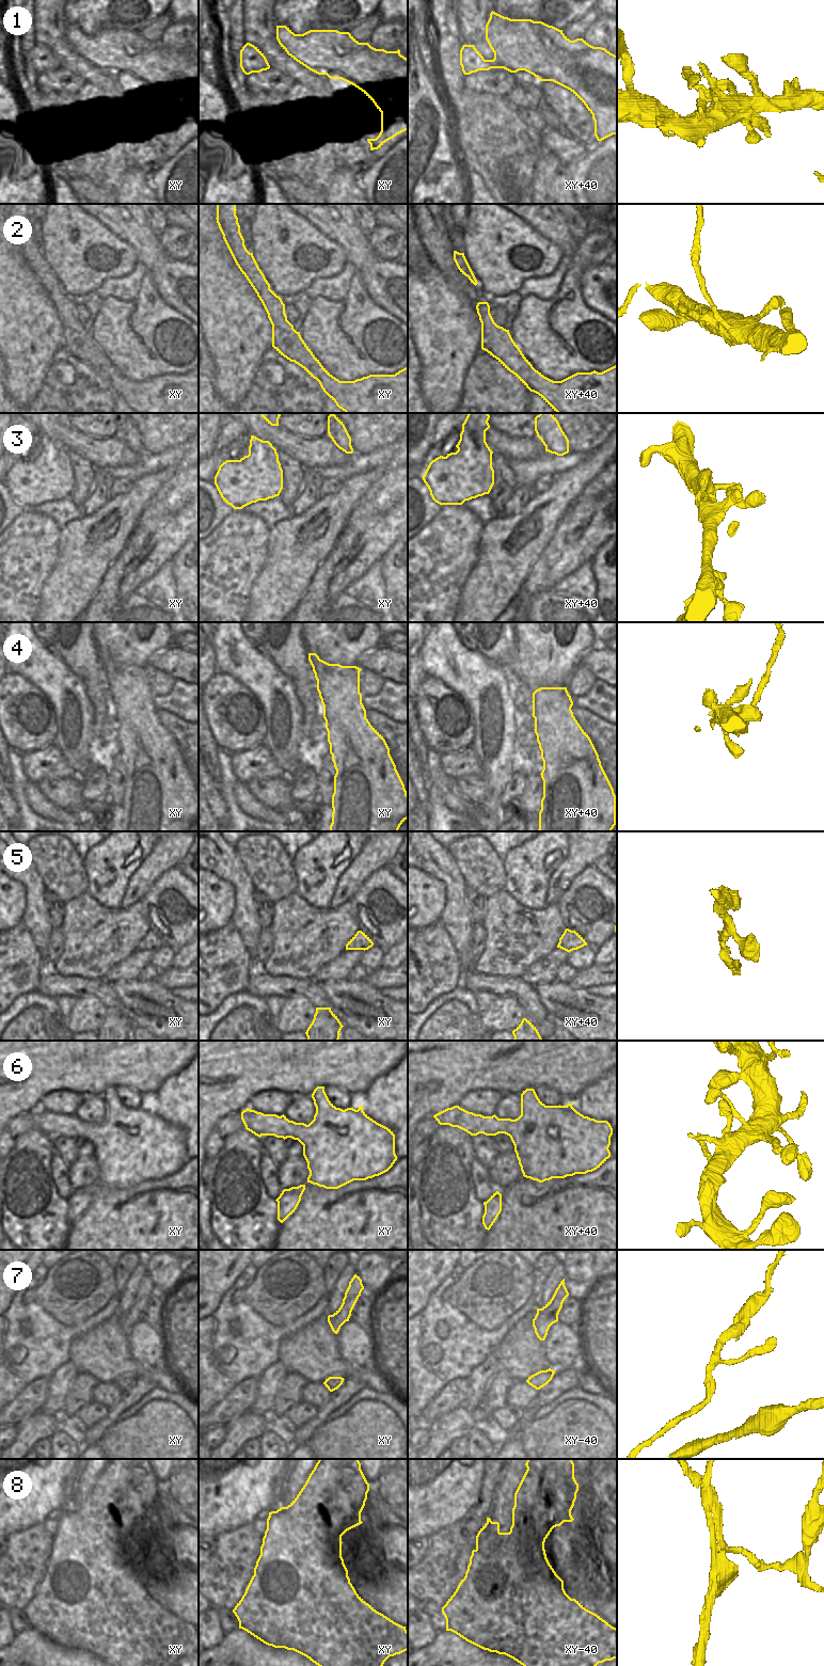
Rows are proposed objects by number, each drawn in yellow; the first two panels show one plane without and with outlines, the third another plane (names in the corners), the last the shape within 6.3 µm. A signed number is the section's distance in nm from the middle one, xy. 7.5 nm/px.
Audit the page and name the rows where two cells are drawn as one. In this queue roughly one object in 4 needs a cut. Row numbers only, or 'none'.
2, 6, 8

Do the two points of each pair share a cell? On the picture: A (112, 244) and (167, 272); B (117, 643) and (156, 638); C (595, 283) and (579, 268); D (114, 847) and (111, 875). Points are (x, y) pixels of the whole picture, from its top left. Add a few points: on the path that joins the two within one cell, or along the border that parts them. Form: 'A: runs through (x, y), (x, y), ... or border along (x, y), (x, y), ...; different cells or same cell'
A: border along (121, 238), (132, 248), (138, 260); different cells
B: runs through (127, 639), (137, 639), (140, 643), (146, 641); same cell
C: border along (604, 263), (584, 271), (580, 282), (583, 298); different cells
D: runs through (114, 854), (115, 869); same cell

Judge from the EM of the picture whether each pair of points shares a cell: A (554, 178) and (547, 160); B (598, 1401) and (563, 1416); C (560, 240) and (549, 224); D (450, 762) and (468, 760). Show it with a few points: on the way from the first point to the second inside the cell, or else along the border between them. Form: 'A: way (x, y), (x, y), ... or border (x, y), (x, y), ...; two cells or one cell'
A: way (550, 174), (548, 164); one cell
B: border (567, 1399), (586, 1400), (596, 1406), (605, 1415); two cells
C: way (560, 236), (553, 228); one cell
D: way (455, 762), (463, 762); one cell

